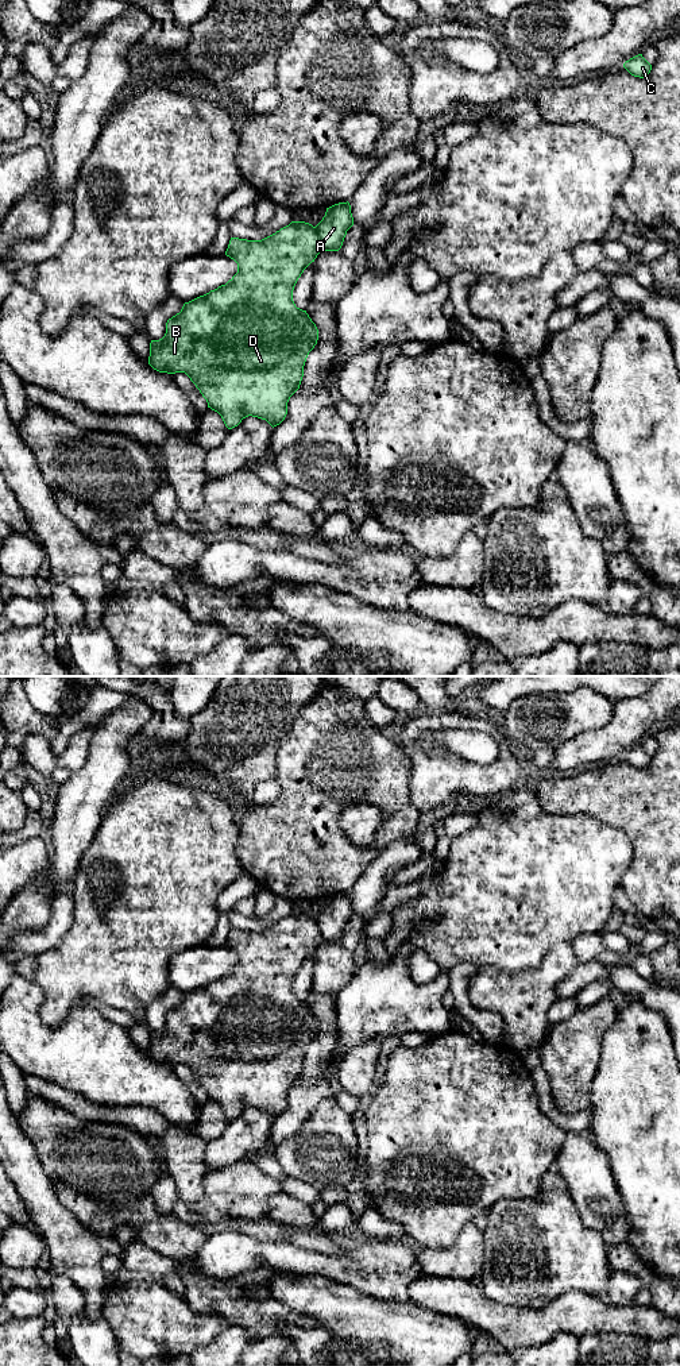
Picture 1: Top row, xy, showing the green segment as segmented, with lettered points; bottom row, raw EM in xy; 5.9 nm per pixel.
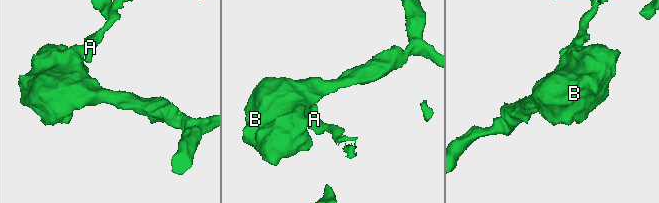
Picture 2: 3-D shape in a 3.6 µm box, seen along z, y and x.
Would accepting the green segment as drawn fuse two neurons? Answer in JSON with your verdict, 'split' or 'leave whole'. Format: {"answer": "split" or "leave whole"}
{"answer": "split"}

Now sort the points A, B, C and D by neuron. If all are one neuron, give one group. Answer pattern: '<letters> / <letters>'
A C / B D

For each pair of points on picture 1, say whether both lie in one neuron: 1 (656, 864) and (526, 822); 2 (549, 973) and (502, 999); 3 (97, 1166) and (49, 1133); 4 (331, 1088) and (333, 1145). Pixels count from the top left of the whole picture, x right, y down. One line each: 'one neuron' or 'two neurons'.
1: two neurons
2: one neuron
3: one neuron
4: two neurons

